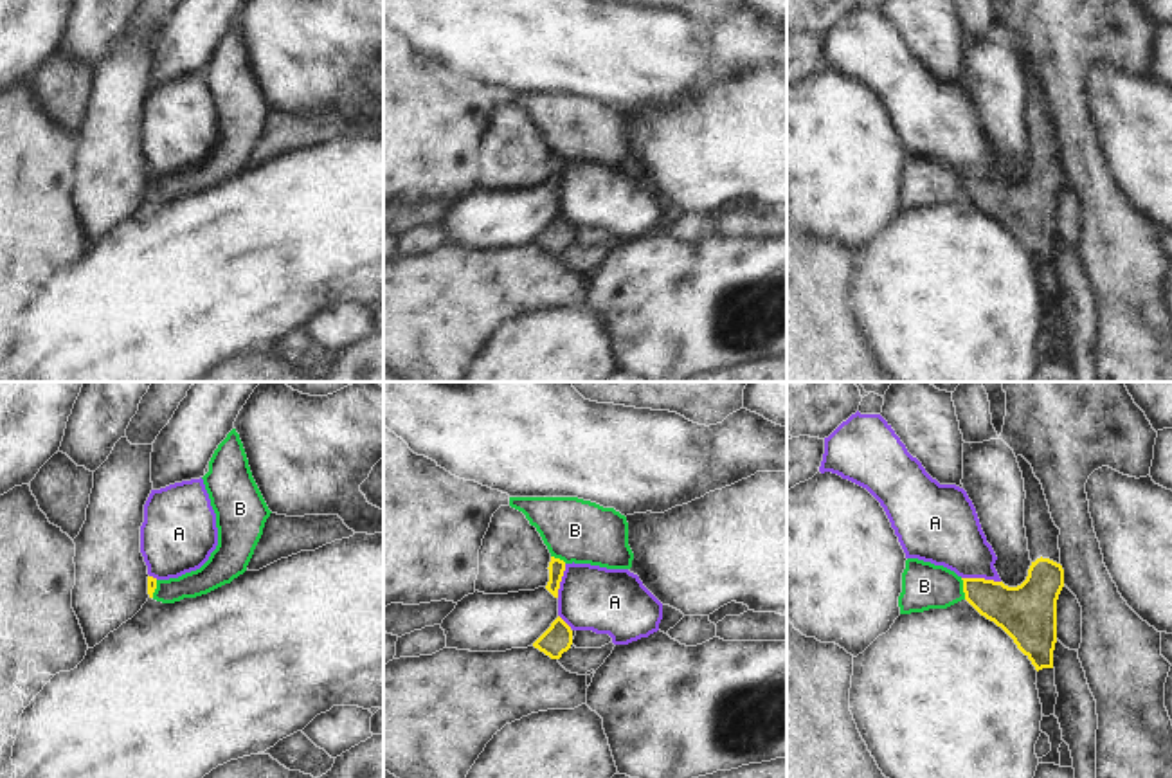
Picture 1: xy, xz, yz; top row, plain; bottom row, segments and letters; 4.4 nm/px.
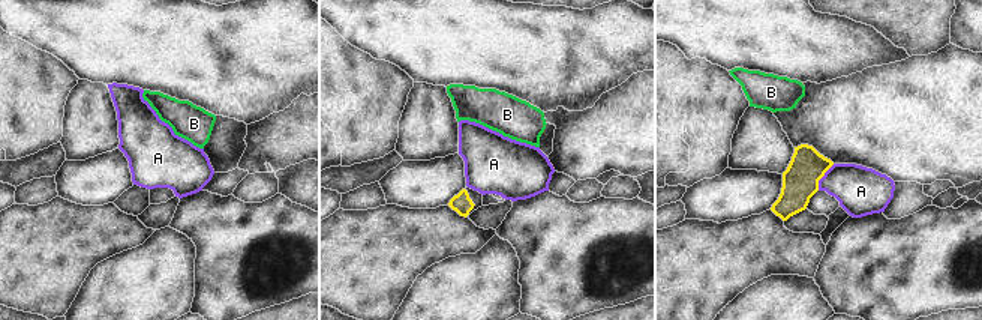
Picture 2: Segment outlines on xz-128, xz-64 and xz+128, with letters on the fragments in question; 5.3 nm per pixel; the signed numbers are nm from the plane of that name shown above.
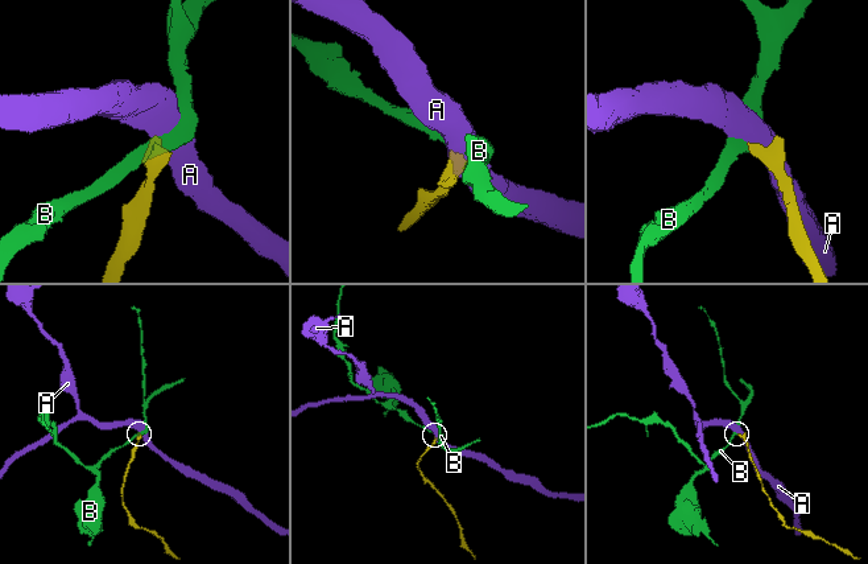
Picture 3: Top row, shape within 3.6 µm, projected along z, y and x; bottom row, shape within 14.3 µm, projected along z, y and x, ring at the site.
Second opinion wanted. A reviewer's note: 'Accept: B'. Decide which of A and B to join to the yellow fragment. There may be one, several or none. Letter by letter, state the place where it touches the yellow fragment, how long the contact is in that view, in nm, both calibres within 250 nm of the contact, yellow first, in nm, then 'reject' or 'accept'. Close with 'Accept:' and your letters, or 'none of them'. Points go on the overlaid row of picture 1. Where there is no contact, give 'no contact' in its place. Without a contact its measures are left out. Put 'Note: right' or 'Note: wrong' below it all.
A: contact yz (982, 578); length 180 nm; calibres 240 and 280 nm; reject
B: contact yz (964, 589); length 100 nm; calibres 200 and 200 nm; reject
Accept: none of them
Note: wrong

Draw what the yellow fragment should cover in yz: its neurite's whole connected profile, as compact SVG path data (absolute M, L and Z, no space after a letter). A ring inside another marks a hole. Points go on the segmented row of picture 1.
M1017 456L1024 479L1024 528L1032 565L1017 587L985 578L961 578L965 600L1001 627L1035 670L1053 668L1057 643L1057 600L1064 587L1059 535L1041 481Z

